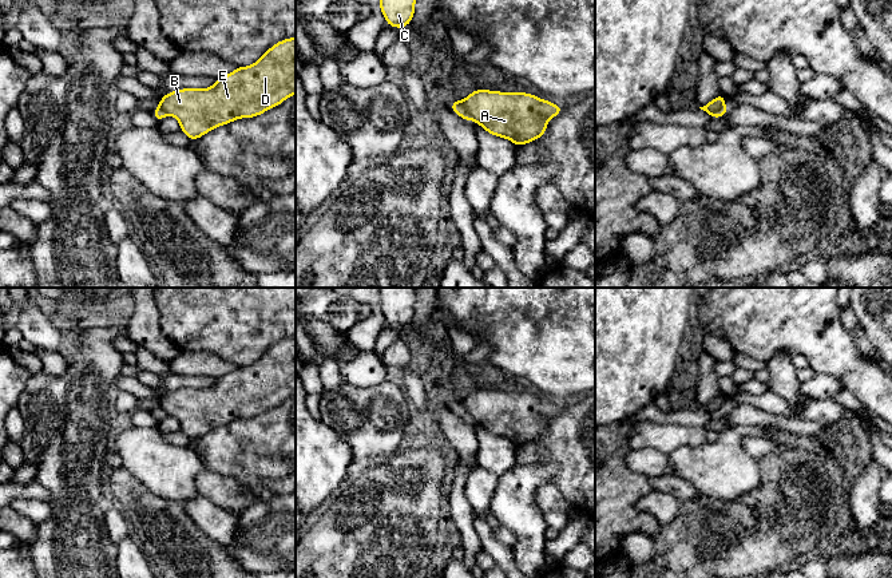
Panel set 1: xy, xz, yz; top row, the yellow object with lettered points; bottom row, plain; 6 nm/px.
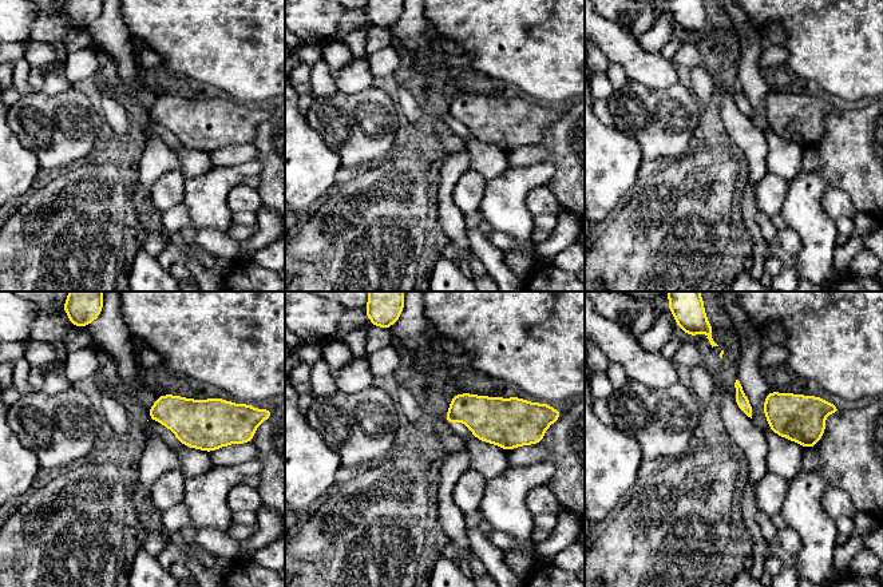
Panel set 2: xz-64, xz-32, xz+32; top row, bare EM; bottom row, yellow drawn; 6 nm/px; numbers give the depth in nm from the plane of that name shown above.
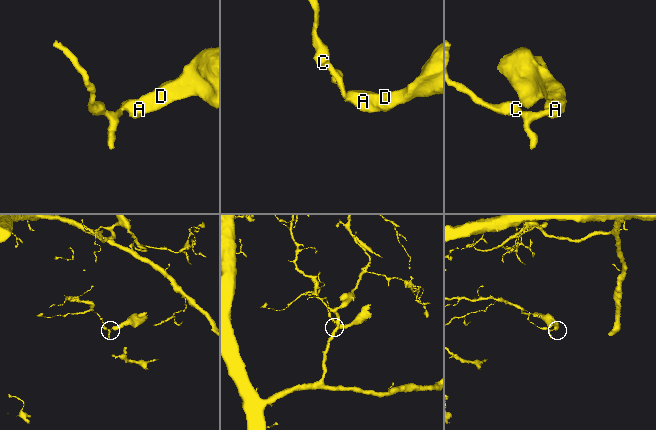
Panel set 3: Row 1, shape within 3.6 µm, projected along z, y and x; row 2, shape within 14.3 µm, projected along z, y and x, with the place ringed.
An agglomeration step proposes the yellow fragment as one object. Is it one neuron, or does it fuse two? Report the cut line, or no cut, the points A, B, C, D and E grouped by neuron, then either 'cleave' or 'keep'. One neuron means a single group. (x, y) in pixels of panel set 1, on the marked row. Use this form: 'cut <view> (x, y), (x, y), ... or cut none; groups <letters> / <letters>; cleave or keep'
cut xz (460, 101), (470, 115); groups A B D E / C; cleave

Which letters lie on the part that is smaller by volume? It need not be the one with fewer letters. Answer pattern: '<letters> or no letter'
A, B, D, E

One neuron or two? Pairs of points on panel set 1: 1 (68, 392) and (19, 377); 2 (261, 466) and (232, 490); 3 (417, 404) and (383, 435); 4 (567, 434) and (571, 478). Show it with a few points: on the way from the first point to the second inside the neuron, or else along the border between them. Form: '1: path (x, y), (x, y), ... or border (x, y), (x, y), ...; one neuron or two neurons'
1: border (31, 375), (16, 404); two neurons
2: border (209, 471), (232, 476), (240, 483); two neurons
3: border (404, 392), (412, 408); two neurons
4: path (571, 444), (571, 467); one neuron

